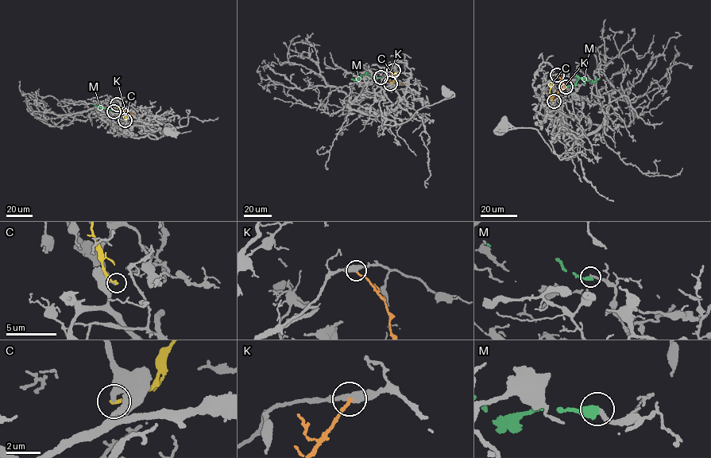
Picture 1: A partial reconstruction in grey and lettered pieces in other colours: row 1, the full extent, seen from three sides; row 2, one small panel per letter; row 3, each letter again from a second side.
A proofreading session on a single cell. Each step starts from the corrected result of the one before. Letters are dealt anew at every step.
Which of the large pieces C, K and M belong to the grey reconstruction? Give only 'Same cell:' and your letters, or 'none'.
Same cell: none

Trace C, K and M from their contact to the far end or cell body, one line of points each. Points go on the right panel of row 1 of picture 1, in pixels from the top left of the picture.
C: (554, 101), (550, 90), (556, 78)
K: (556, 75), (562, 82), (563, 88), (549, 98)
M: (566, 87), (576, 84), (581, 77), (590, 82), (599, 79)

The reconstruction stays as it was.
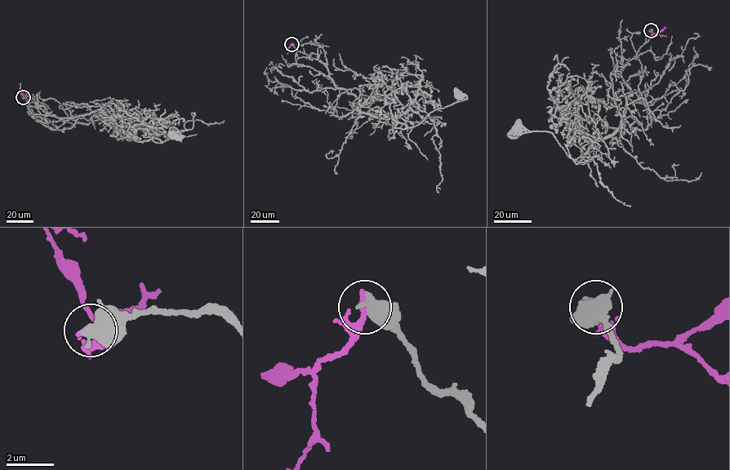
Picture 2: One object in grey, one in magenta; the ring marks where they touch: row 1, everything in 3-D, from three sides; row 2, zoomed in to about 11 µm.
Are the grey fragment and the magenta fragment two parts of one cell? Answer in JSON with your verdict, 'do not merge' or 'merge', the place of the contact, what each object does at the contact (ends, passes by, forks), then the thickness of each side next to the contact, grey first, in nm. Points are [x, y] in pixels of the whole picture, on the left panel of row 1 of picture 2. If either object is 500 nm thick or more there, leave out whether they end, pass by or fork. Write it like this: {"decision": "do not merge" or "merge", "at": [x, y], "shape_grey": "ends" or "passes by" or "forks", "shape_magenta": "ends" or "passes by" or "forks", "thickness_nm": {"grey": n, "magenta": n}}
{"decision": "do not merge", "at": [23, 97], "shape_grey": "passes by", "shape_magenta": "ends", "thickness_nm": {"grey": 480, "magenta": 320}}

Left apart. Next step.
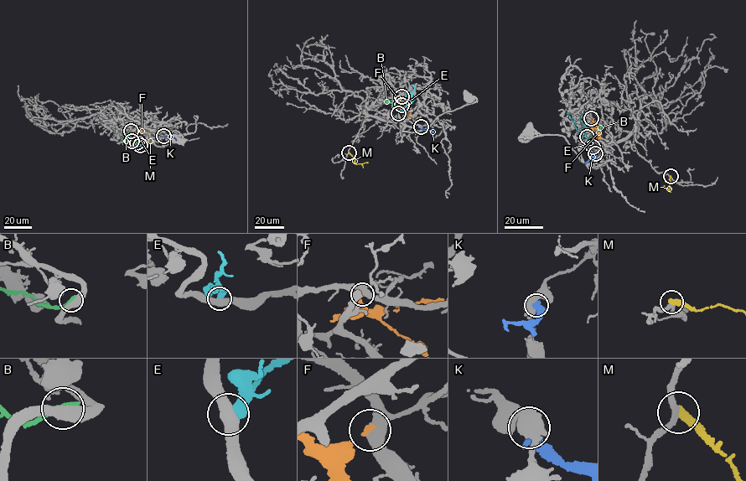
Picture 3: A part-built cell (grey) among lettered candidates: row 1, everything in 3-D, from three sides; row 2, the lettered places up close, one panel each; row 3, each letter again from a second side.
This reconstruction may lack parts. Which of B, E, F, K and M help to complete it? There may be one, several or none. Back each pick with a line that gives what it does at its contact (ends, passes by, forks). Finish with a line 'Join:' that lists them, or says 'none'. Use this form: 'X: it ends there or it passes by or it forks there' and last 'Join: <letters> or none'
Join: none

